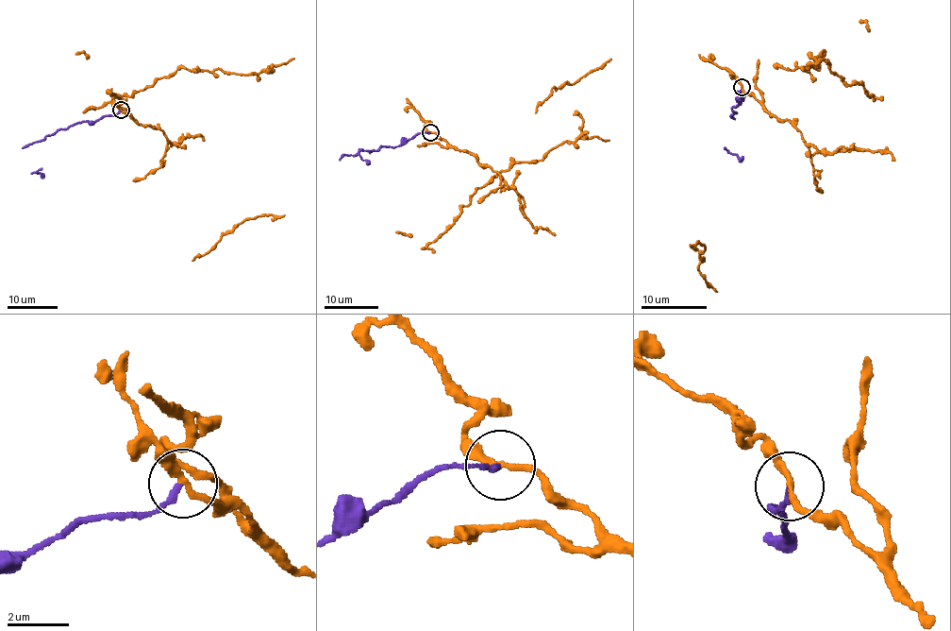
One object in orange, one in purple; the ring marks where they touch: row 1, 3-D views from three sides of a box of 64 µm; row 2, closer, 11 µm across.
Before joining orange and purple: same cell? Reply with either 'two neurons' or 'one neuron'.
two neurons

